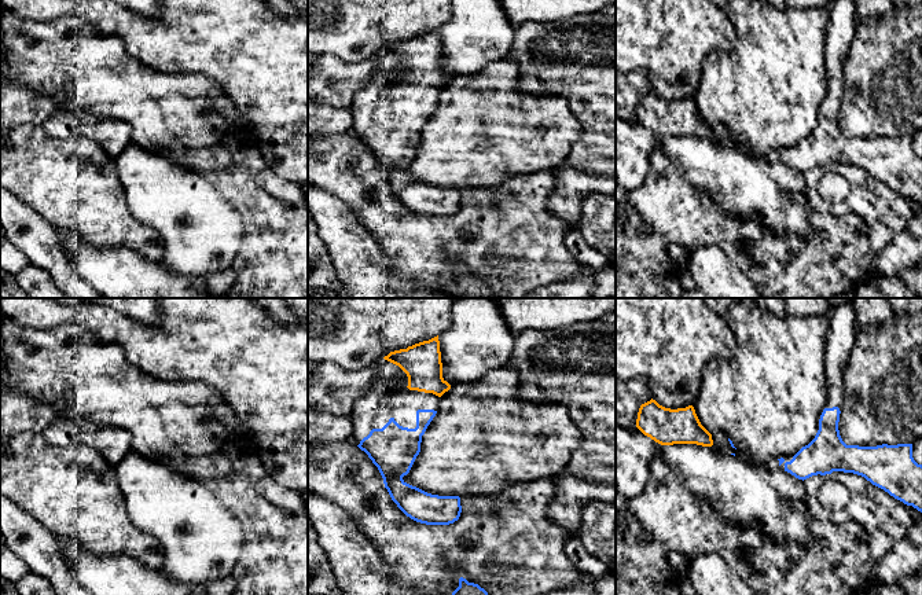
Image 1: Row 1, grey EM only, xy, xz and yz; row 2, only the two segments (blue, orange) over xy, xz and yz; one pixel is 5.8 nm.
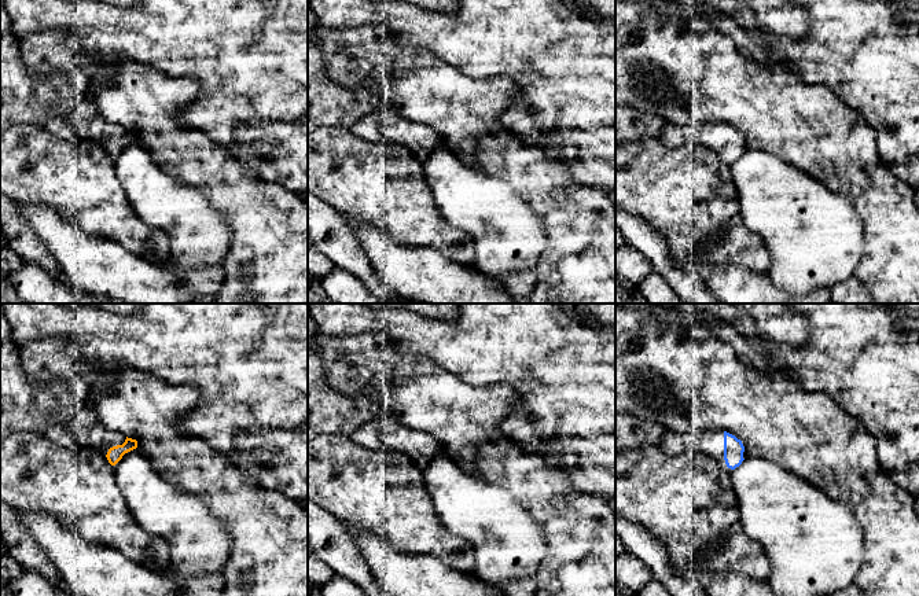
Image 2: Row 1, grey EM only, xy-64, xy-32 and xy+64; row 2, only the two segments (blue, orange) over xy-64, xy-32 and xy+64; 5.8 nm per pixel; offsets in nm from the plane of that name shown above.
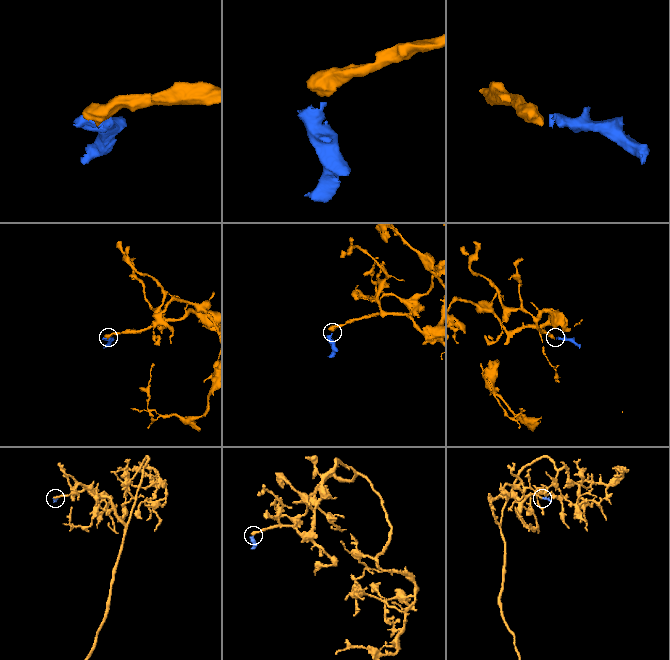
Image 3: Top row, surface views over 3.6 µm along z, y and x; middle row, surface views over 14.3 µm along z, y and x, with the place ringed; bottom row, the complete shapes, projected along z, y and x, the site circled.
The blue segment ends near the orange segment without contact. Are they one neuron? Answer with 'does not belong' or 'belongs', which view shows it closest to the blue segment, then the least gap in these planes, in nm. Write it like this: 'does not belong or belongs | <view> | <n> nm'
belongs | xz | 90 nm

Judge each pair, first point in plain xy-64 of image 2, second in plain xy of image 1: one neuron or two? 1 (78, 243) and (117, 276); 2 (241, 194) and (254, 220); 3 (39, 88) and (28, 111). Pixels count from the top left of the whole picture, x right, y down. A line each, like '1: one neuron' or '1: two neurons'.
1: one neuron
2: one neuron
3: one neuron

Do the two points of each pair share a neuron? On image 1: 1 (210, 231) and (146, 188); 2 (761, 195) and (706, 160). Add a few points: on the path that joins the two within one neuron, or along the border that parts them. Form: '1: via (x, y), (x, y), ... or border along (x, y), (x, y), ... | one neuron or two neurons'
1: via (194, 217), (179, 204), (162, 194) | one neuron
2: via (748, 191), (720, 171) | one neuron

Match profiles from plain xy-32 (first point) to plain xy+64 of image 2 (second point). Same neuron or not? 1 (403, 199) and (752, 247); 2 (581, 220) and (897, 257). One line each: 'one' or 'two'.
1: one
2: one

